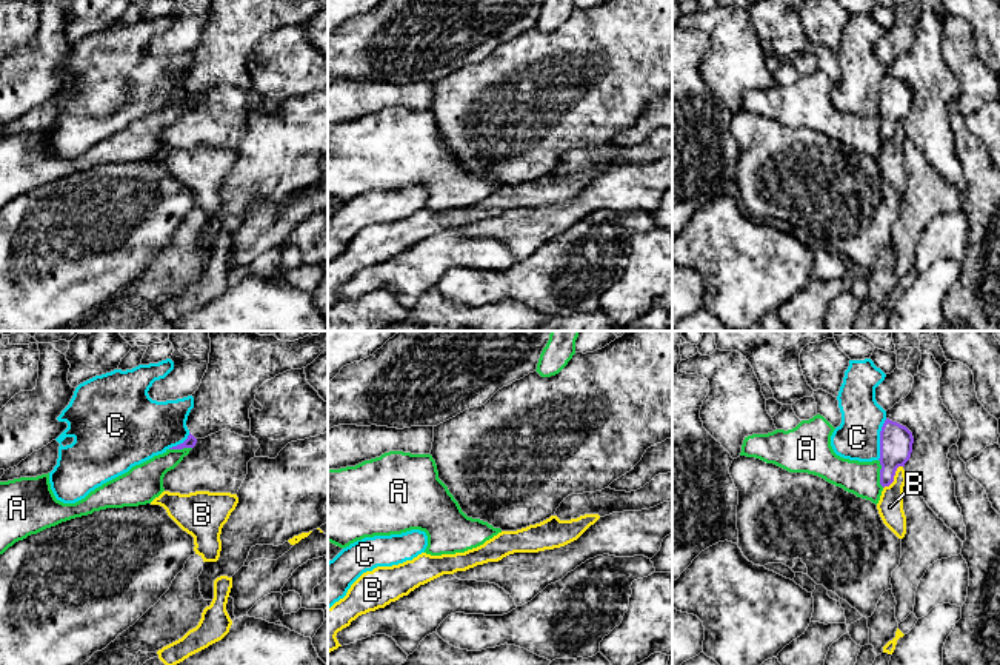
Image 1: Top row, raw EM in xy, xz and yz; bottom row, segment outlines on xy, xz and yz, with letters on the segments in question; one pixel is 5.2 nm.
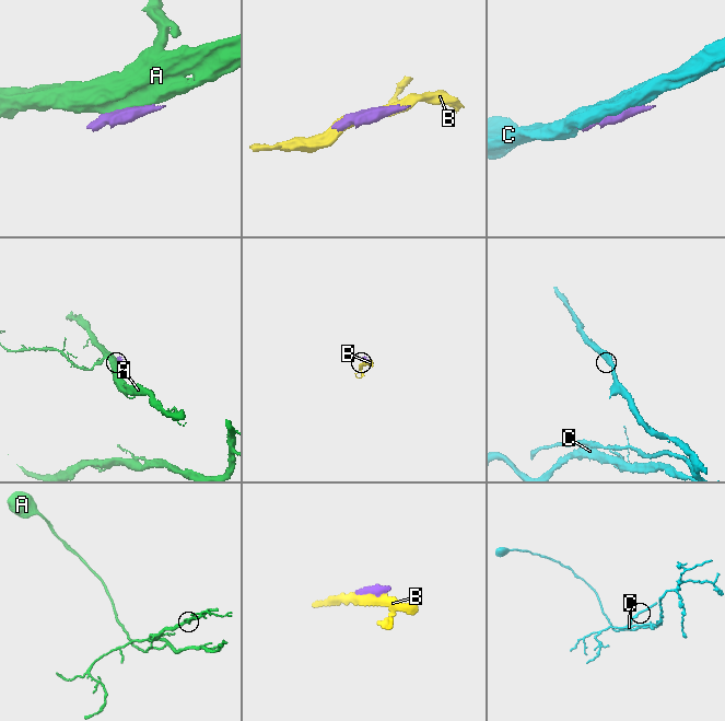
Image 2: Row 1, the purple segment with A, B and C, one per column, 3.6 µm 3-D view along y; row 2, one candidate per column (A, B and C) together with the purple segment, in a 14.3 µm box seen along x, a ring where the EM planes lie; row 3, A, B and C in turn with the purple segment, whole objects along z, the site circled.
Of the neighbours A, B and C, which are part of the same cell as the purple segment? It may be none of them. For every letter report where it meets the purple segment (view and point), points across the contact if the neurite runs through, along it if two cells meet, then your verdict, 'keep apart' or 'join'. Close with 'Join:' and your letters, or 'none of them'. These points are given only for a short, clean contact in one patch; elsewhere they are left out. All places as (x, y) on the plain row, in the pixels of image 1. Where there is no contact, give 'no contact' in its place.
A: contact yz (880, 128); keep apart
B: contact yz (893, 133); keep apart
C: contact yz (880, 94); keep apart
Join: none of them

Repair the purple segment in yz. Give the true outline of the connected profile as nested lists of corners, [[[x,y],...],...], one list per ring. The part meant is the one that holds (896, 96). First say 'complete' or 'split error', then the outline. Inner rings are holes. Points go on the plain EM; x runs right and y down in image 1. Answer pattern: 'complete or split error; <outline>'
complete; [[[889,74],[885,75],[880,86],[880,140],[889,142],[898,122],[905,122],[912,108],[912,88]]]

